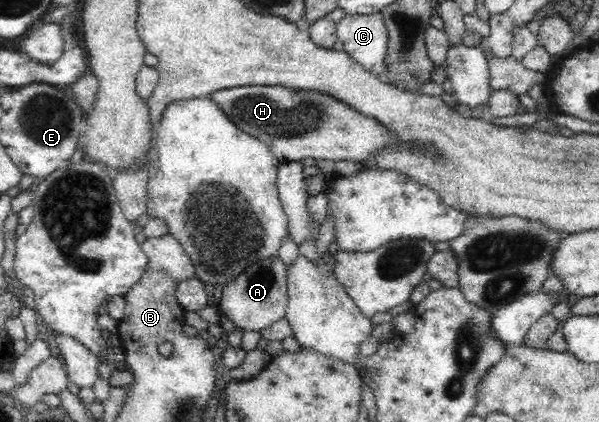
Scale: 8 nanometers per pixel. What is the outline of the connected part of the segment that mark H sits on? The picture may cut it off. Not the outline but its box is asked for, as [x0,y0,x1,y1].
[209,86,396,162]

